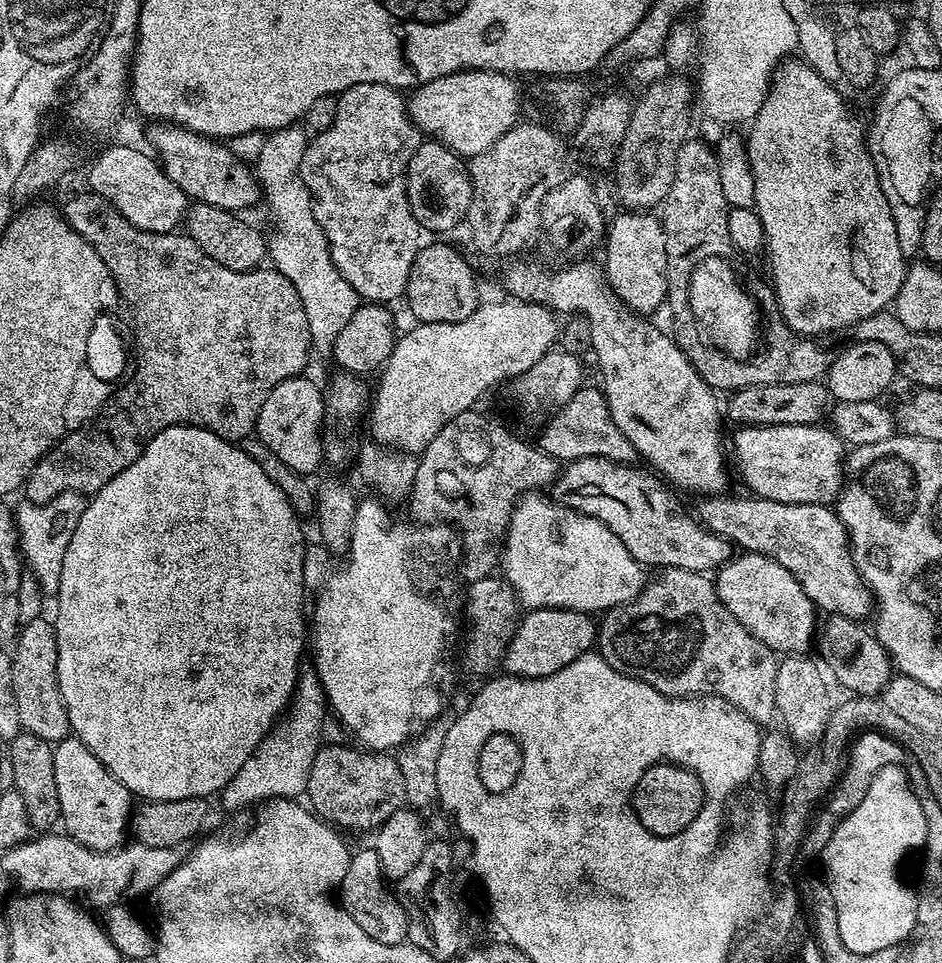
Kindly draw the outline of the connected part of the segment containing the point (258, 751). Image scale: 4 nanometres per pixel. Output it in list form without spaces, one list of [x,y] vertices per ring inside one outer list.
[[[315,670],[301,671],[296,679],[296,691],[279,721],[266,738],[258,742],[254,754],[242,762],[242,767],[225,788],[218,793],[218,801],[228,812],[236,812],[247,804],[259,805],[266,800],[291,800],[308,791],[310,770],[314,767],[314,754],[325,739],[326,701],[320,679]]]

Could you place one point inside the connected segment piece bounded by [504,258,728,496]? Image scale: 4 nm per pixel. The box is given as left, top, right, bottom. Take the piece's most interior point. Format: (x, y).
(655, 397)

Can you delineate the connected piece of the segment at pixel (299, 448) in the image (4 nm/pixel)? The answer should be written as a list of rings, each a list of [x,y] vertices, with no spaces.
[[[301,374],[278,382],[278,386],[274,386],[274,390],[270,390],[270,394],[266,398],[266,402],[262,402],[262,410],[256,419],[255,435],[266,446],[270,446],[270,450],[278,458],[278,462],[286,462],[286,466],[290,466],[290,470],[295,472],[303,472],[311,474],[320,468],[320,464],[325,463],[324,458],[324,438],[322,429],[324,426],[324,392],[312,380],[307,380],[307,375]]]

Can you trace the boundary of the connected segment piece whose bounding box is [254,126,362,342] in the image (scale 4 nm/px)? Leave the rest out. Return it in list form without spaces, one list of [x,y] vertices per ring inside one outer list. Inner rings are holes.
[[[300,126],[267,133],[261,139],[264,141],[260,144],[254,171],[260,181],[263,203],[268,203],[268,212],[272,215],[272,236],[270,232],[266,240],[267,259],[271,267],[290,278],[294,290],[298,290],[313,341],[324,342],[328,340],[326,332],[333,331],[332,316],[348,319],[360,309],[362,301],[354,286],[338,274],[334,258],[330,258],[326,234],[322,234],[322,226],[318,226],[318,218],[314,218],[312,213],[313,198],[300,177],[302,154],[308,148],[309,139]]]

